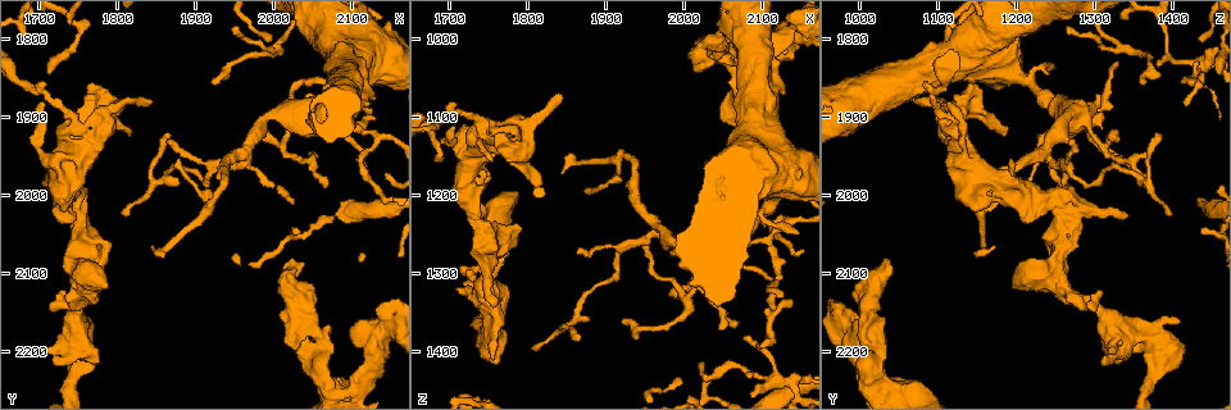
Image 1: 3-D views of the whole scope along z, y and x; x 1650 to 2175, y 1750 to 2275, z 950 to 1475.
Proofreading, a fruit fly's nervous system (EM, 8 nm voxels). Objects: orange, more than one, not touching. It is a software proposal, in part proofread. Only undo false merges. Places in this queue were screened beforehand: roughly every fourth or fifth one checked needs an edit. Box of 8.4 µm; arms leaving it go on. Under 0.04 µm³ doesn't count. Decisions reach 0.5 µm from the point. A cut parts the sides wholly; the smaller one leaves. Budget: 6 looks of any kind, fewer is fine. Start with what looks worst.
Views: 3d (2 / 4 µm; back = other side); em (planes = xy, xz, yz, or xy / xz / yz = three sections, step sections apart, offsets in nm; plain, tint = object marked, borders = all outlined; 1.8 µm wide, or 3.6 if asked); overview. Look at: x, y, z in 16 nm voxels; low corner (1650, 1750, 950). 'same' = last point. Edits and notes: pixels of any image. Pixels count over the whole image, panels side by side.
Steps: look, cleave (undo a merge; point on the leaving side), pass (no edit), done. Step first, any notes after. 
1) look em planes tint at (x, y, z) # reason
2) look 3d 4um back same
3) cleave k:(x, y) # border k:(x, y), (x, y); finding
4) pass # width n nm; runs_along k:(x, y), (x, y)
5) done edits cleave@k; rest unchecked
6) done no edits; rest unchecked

look 3d 4um at (1760, 1930, 1120) # looks like a crossing

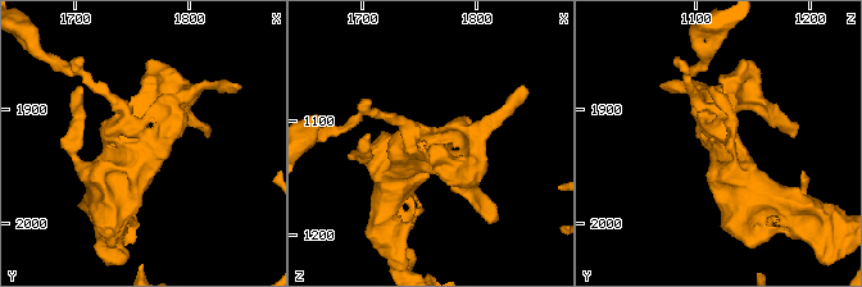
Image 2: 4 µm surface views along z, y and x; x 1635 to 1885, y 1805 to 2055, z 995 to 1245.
look em planes tint at (1760, 1926, 1120)

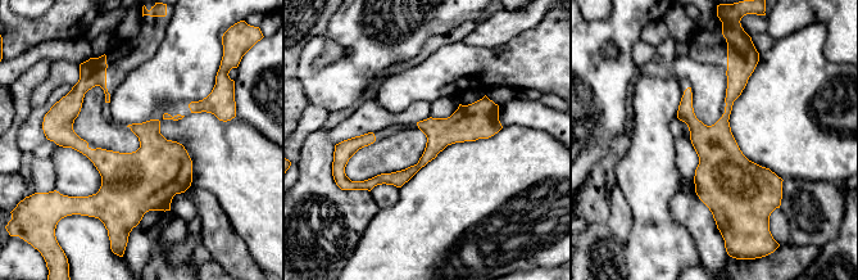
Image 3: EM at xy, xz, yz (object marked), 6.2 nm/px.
pass # continuous, no second cell

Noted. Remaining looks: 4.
look em xz step 8 tint at (2135, 2210, 995) # three-way junction

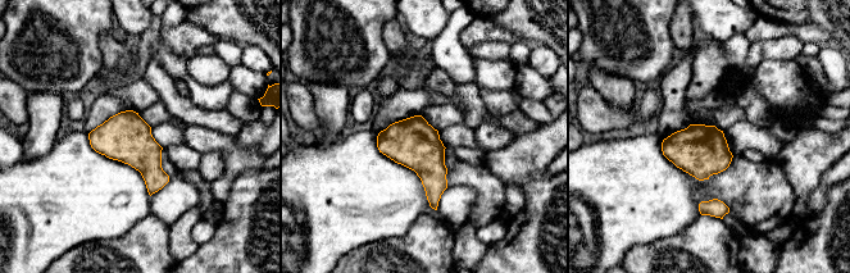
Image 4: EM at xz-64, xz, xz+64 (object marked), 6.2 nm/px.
look em planes tint same # another direction

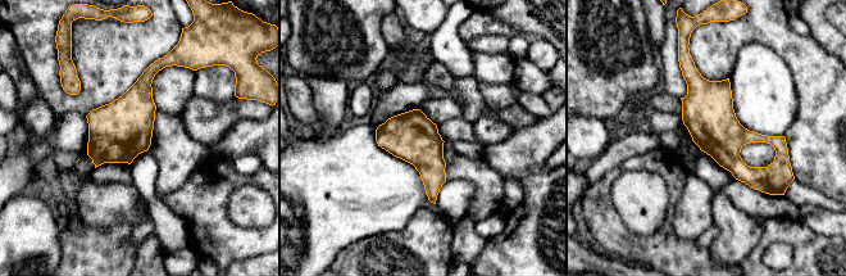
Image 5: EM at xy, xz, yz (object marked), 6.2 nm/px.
pass # runs_along 5:(682, 63), (742, 136), (769, 139), (785, 153); one cell here

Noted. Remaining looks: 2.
look 3d 2um at (1745, 2155, 1315) # thick turns thin

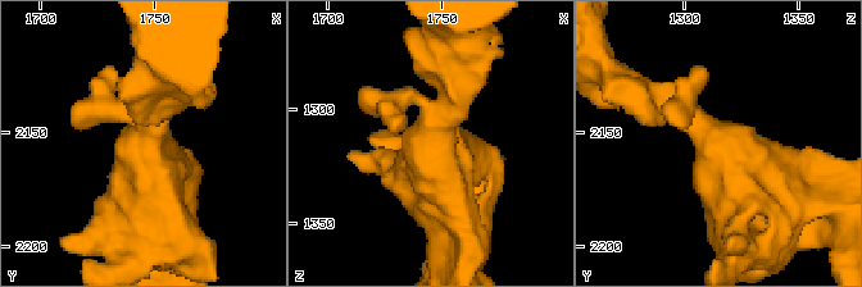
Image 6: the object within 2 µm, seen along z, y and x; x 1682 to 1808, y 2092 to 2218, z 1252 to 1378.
look em yz step 16 tint at (1744, 2157, 1317) # arms 3; arm_widths 200, 240, 300 nm; shape alone is not enough

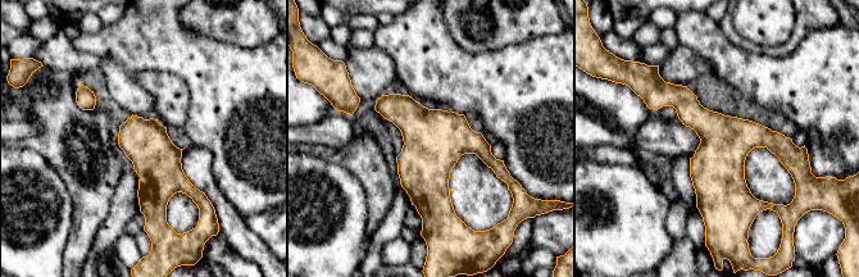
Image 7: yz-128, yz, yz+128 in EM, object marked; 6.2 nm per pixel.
pass # continuous, no second cell

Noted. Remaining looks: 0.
done no edits; rest unchecked

